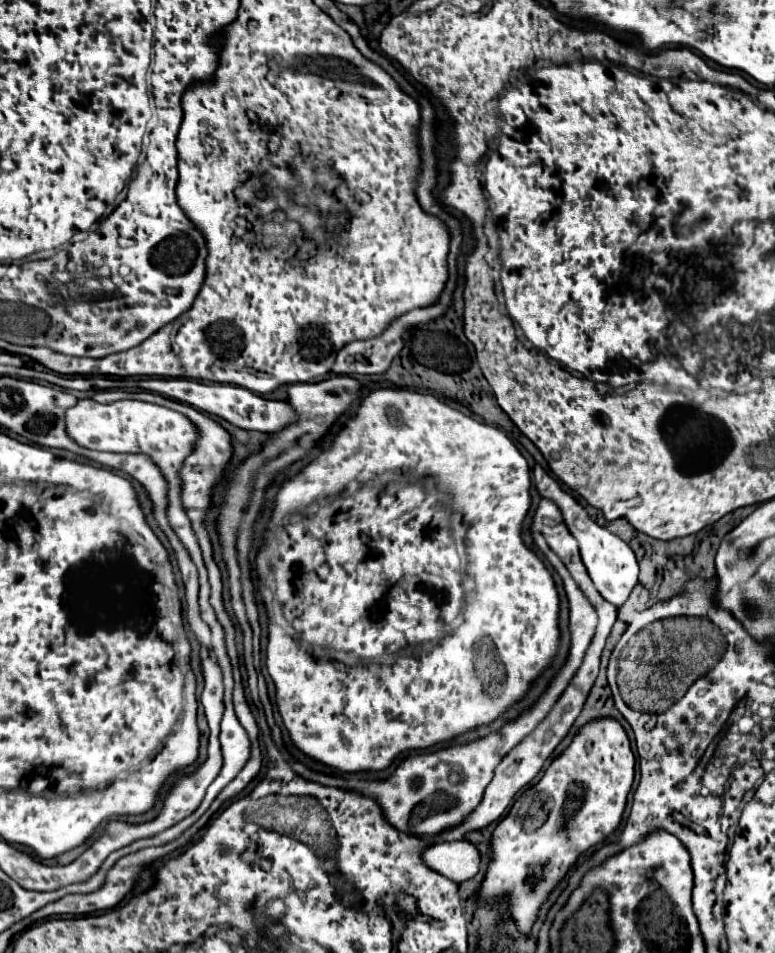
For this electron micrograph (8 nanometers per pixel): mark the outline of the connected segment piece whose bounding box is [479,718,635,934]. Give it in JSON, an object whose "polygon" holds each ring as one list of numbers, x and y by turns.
{"polygon":[[601,718,583,726,579,734,573,738,571,746,565,750,565,754,551,762,545,776,533,788,523,792,511,806,507,818,503,818,497,824,495,828,497,832,493,832,491,842,493,862,483,880,479,902,495,904,503,898,503,894,507,894,517,928,523,934,527,934,533,926,533,920,537,918,539,906,543,904,547,894,555,888,555,884,565,876,565,872,577,860,577,856,583,850,601,842,619,826,627,804,627,794,633,784,633,768,635,768,635,756,631,752,627,734,617,720]]}

